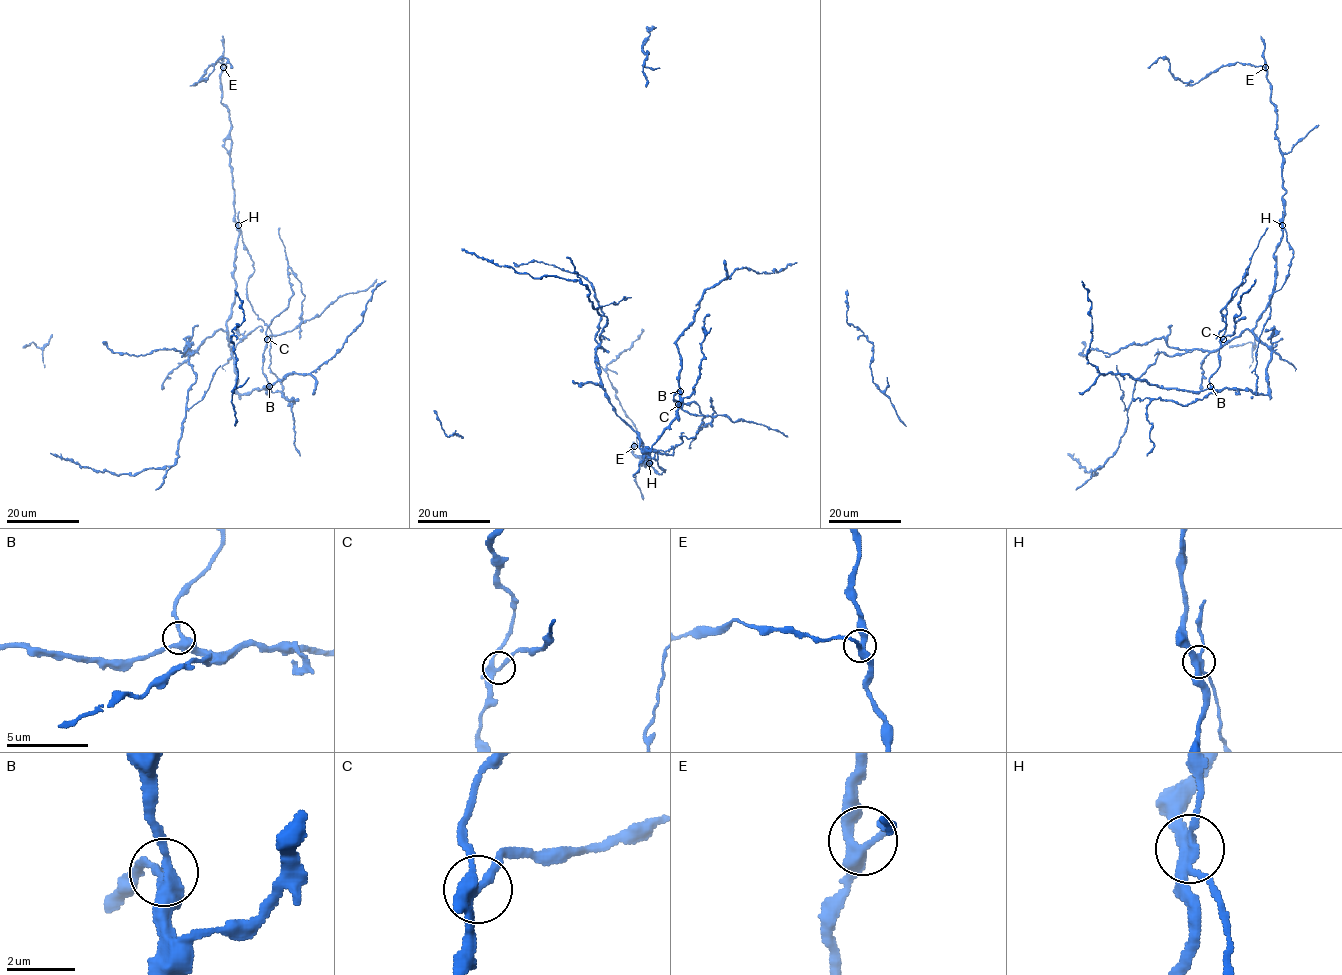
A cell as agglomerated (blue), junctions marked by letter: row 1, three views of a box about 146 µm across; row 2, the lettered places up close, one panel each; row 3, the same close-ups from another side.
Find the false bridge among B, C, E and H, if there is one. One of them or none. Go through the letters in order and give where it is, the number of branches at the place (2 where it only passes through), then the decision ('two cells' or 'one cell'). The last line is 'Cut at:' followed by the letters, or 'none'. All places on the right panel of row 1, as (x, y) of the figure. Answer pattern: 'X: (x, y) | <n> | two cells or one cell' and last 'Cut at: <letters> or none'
B: (1210, 386) | 3 | one cell
C: (1223, 339) | 4 | one cell
E: (1265, 67) | 3 | one cell
H: (1282, 225) | 4 | two cells
Cut at: H

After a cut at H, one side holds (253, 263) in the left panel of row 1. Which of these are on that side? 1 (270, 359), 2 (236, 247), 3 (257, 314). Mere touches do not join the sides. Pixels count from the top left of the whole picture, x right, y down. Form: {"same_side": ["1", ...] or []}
{"same_side": ["1", "3"]}

